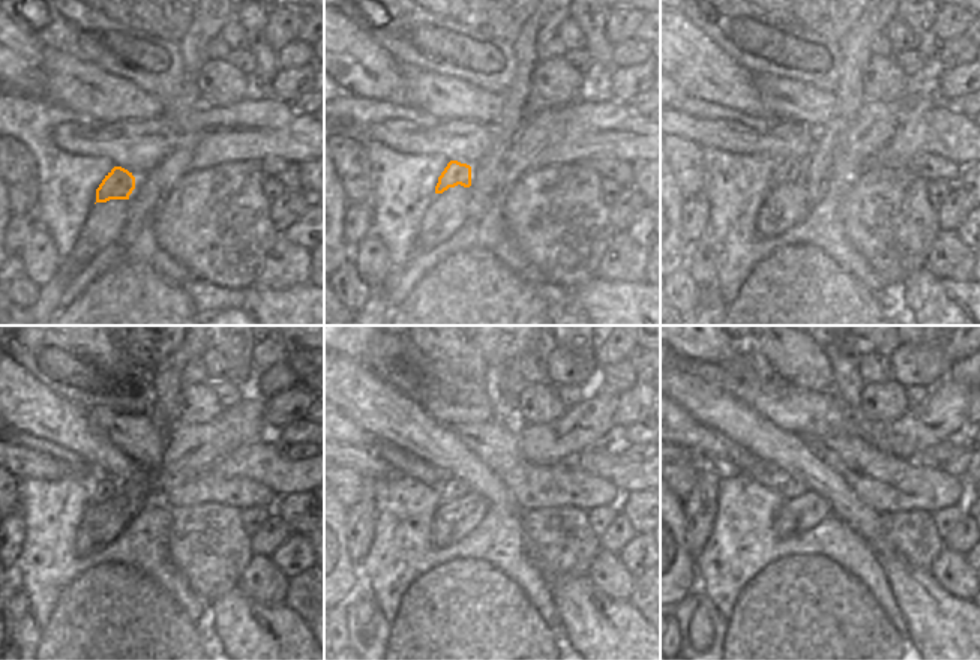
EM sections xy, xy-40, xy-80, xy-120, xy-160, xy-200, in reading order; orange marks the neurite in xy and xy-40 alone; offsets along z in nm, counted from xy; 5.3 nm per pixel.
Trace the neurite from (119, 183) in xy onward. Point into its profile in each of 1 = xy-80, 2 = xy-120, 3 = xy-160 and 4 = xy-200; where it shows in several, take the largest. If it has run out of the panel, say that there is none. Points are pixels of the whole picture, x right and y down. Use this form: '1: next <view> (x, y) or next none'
1: next xy-80 (788, 170)
2: next xy-120 (107, 489)
3: next xy-160 (450, 488)
4: next xy-200 (794, 488)

